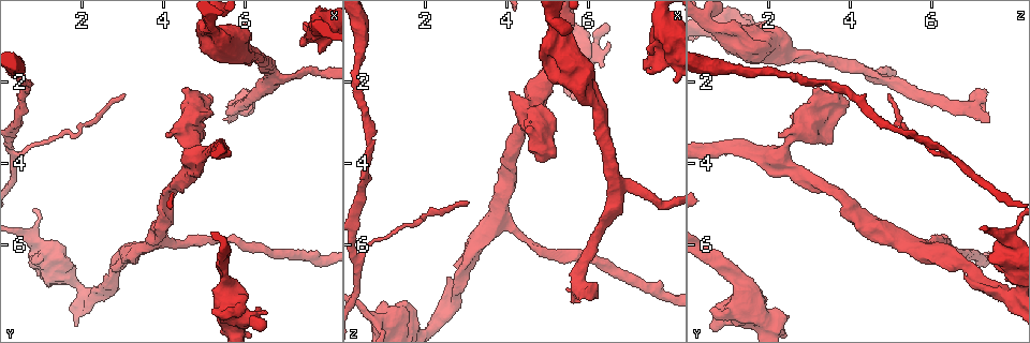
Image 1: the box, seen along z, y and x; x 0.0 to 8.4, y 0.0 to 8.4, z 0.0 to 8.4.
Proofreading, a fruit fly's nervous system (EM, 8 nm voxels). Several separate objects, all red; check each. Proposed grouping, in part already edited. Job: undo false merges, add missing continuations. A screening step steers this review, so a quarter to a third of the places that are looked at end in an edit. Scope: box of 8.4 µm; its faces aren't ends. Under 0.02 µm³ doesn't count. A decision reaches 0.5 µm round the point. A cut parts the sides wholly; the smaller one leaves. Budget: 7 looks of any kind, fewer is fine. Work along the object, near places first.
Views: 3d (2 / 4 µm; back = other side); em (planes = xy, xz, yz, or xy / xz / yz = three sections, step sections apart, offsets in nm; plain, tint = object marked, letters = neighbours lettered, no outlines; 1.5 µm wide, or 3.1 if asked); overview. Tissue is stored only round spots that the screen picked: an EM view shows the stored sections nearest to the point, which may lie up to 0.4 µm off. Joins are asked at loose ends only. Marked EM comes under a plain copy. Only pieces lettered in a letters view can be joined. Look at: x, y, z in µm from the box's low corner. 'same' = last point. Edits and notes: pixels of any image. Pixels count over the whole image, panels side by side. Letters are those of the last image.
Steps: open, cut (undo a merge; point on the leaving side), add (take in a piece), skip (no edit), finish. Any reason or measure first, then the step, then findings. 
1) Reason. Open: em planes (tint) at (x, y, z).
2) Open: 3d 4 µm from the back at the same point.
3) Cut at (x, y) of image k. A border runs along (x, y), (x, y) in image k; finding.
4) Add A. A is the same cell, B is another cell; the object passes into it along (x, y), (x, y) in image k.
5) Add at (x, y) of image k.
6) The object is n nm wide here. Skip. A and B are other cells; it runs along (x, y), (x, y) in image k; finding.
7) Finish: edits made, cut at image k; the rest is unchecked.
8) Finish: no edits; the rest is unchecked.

Thick end. Open: 3d 2 µm at (4.60, 2.25, 3.10).

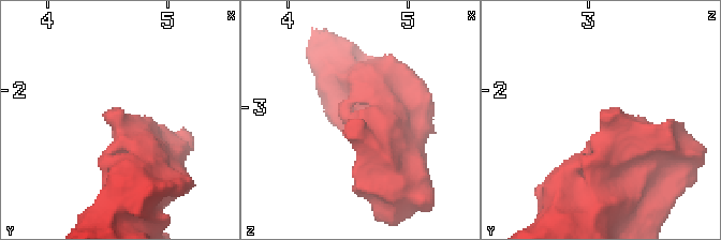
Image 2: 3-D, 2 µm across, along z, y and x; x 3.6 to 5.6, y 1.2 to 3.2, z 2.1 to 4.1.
Need the tissue. Open: em planes (letters) at (4.58, 2.20, 3.10).

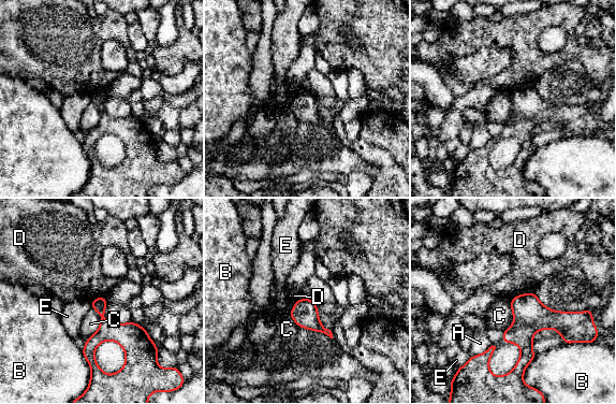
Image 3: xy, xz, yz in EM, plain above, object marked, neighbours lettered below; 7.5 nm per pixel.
Skip. A, B, C, D and E are other cells; a border runs along (533, 291), (516, 294), (510, 301) in image 3; none of them fits.

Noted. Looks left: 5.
A narrow waist. Open: em planes (letters) at (0.55, 1.95, 3.35).

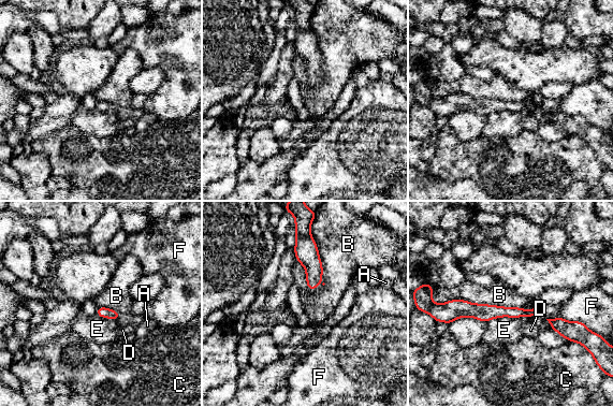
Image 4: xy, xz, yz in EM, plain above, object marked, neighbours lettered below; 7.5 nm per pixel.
Skip. A, B, C, D, E and F are other cells; a border runs along (309, 230), (322, 267), (311, 291) in image 4; one cell here.

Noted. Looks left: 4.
Branch stops here. Open: em xy step 4 (letters) at (5.80, 2.90, 7.40).

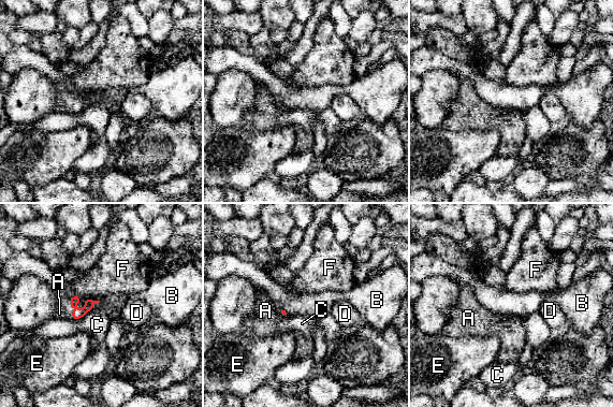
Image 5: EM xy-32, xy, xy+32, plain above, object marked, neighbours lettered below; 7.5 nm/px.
Add F. F is the same cell, A, B, C, D and E are other cells; it goes on there.

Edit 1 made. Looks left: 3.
Finish: edits made, add at image 5; the rest is unchecked.

